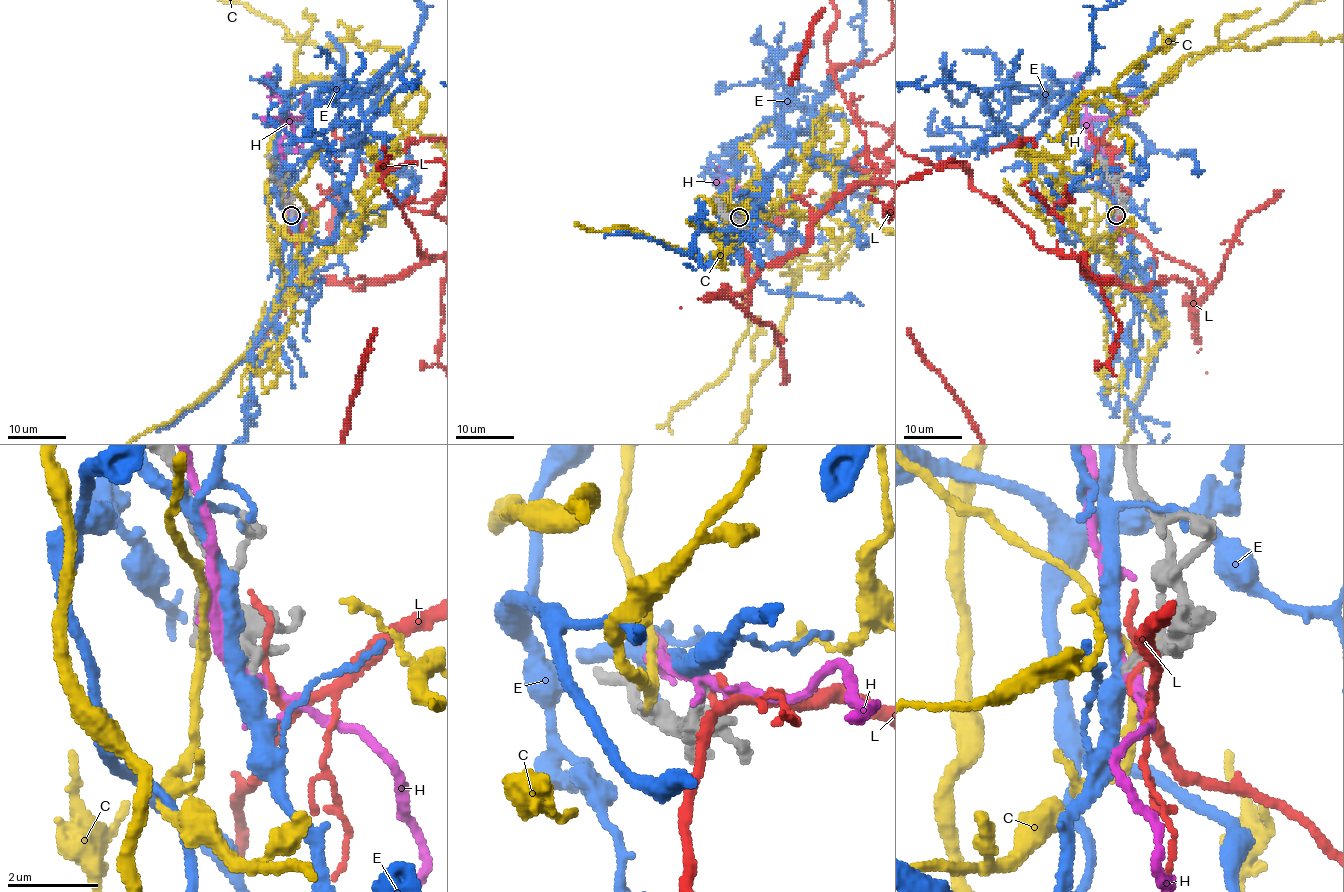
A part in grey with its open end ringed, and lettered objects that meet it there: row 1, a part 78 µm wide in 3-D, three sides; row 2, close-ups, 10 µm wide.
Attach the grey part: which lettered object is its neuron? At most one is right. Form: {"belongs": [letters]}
{"belongs": []}

